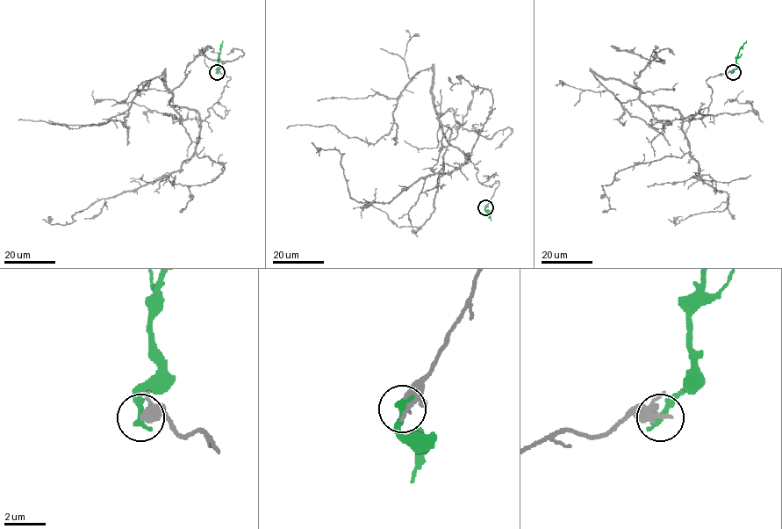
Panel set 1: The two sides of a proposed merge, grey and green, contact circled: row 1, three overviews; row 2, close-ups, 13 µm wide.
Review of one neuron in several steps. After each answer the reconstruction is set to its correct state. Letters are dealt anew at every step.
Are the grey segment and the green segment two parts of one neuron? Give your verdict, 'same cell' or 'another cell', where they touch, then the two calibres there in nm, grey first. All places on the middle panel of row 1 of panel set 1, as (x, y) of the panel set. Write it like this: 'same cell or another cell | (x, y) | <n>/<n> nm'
another cell | (485, 207) | 320/360 nm

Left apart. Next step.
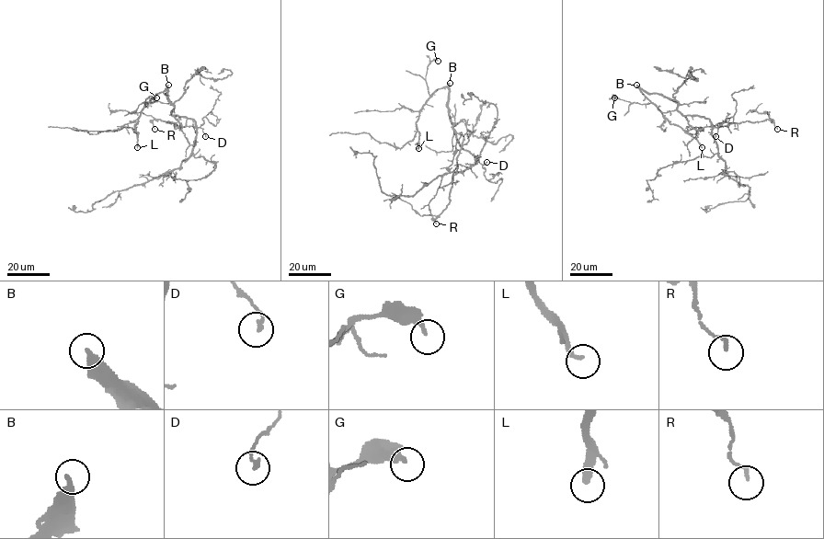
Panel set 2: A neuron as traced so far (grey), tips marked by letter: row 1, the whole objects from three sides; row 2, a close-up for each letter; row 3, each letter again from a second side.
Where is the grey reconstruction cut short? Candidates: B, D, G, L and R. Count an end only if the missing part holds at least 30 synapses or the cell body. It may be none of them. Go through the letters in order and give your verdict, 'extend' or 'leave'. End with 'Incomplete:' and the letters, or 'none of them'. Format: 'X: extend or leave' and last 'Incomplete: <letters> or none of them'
B: extend
D: leave
G: leave
L: extend
R: leave
Incomplete: B, L

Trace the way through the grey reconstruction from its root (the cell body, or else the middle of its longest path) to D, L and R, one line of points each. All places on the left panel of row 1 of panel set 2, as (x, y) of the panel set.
D: (177, 116), (191, 118), (205, 136)
L: (177, 116), (171, 113), (173, 105), (167, 99), (167, 90), (156, 94), (144, 106), (134, 125), (137, 147)
R: (177, 116), (174, 117), (182, 125), (180, 129), (176, 123), (160, 120), (153, 120), (154, 129)

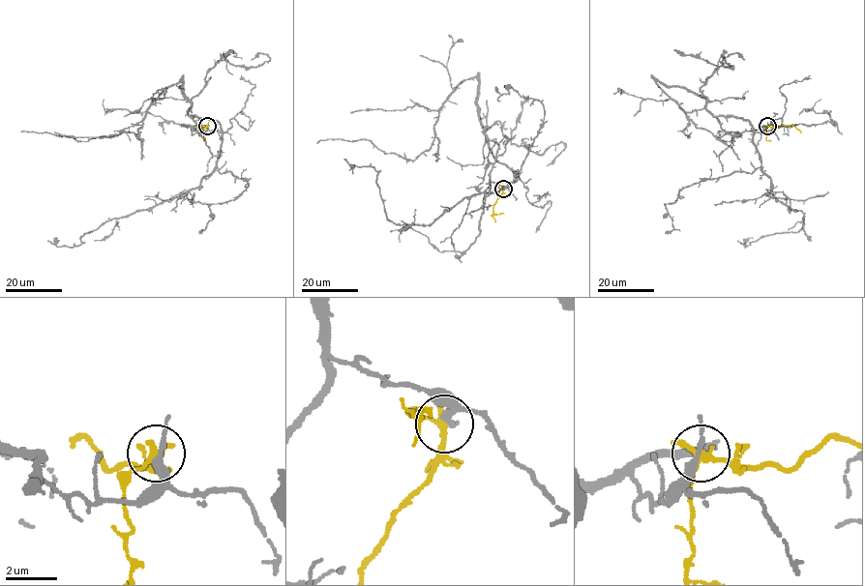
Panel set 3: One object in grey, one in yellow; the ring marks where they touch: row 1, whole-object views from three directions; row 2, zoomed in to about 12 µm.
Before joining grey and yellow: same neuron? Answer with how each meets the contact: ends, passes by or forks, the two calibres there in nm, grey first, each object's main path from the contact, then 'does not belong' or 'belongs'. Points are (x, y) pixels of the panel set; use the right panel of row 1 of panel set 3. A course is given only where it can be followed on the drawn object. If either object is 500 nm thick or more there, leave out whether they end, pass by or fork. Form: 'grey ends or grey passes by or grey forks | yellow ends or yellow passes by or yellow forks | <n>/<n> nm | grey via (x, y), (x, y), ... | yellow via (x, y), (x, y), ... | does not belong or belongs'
grey passes by | yellow forks | 240/200 nm | grey via (767, 126), (730, 134), (718, 117), (750, 123), (774, 196), (800, 210), (803, 225), (744, 247), (737, 241) | yellow via (767, 126), (793, 125), (800, 133) | does not belong

